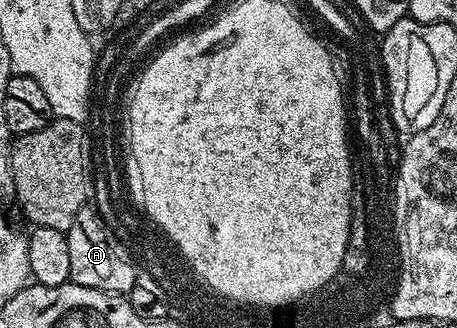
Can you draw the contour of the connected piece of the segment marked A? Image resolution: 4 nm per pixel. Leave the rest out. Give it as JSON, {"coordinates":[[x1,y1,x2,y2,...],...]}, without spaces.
{"coordinates":[[91,204,84,205,74,218,74,223,70,223,67,234,70,243,71,284,94,287,94,291,117,295,126,295,136,286,137,262,127,247,116,238,112,228,101,219,99,208]]}

